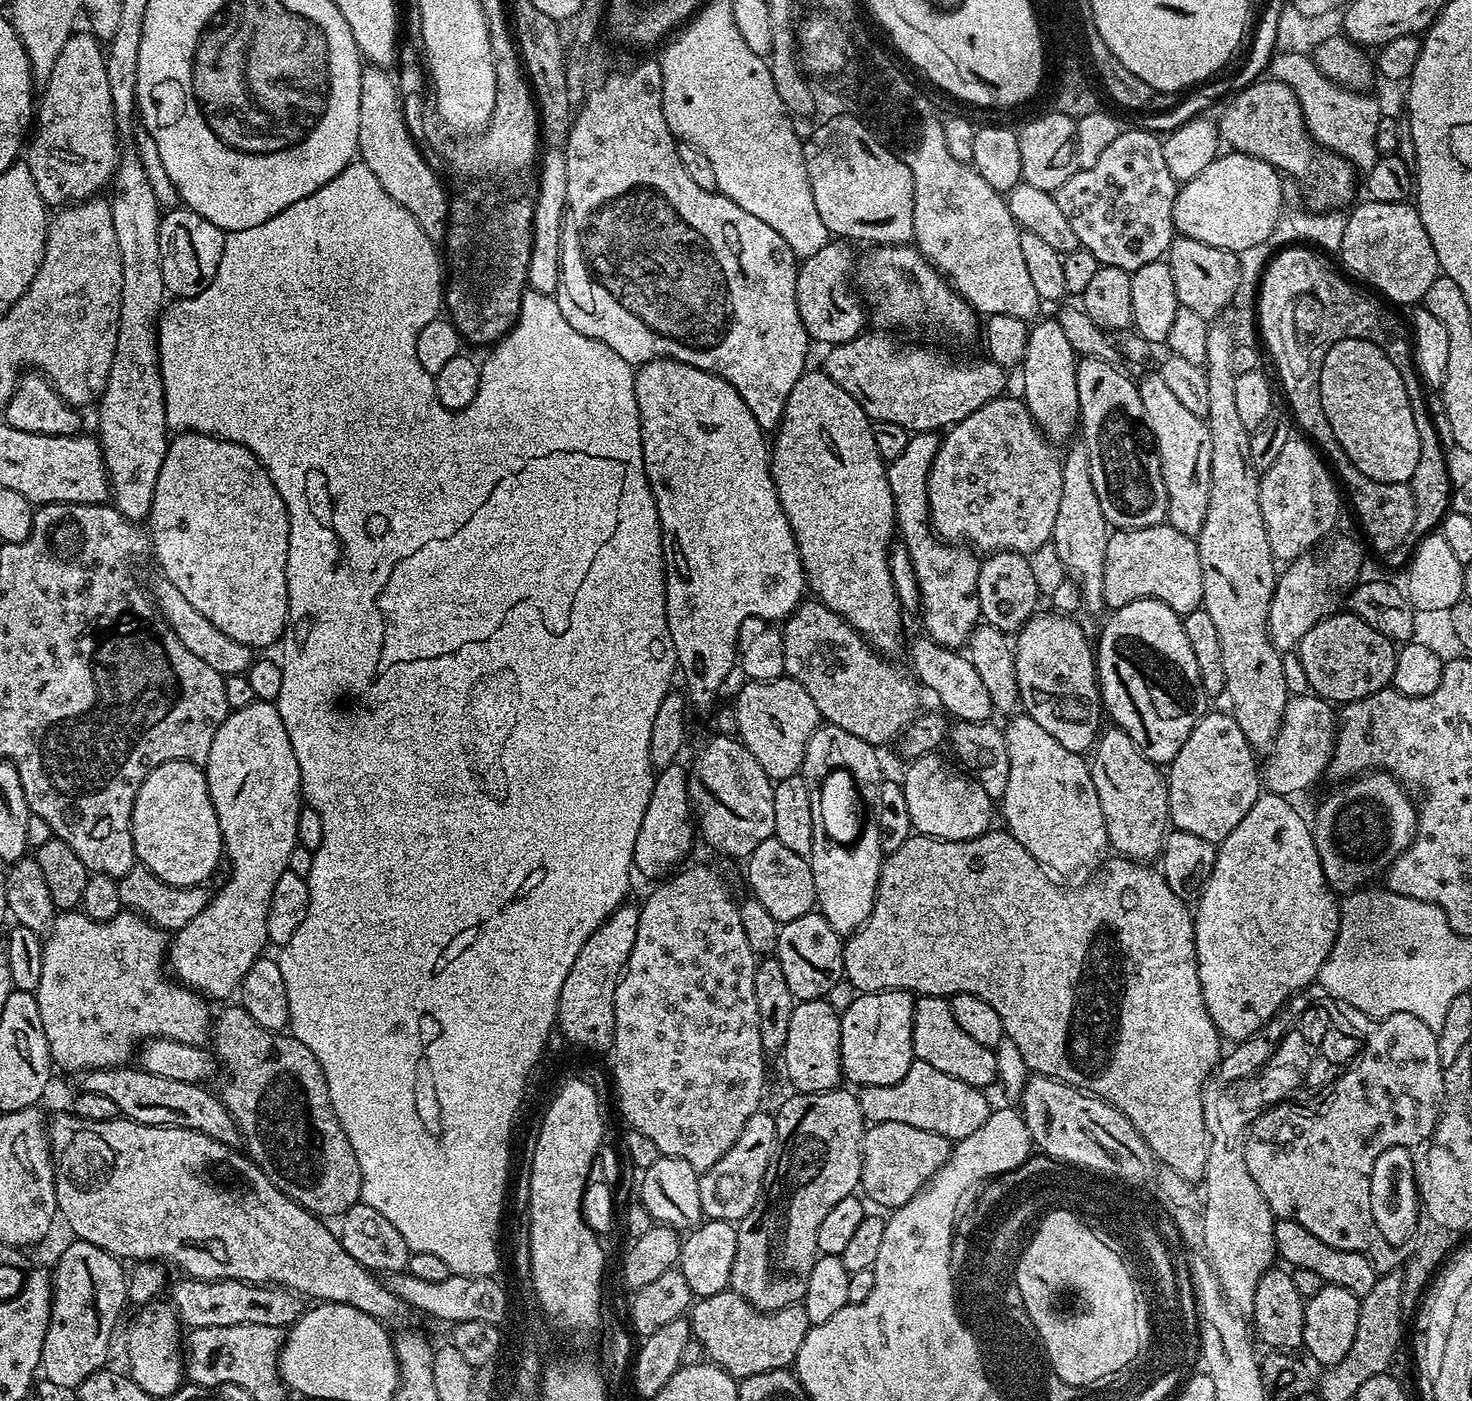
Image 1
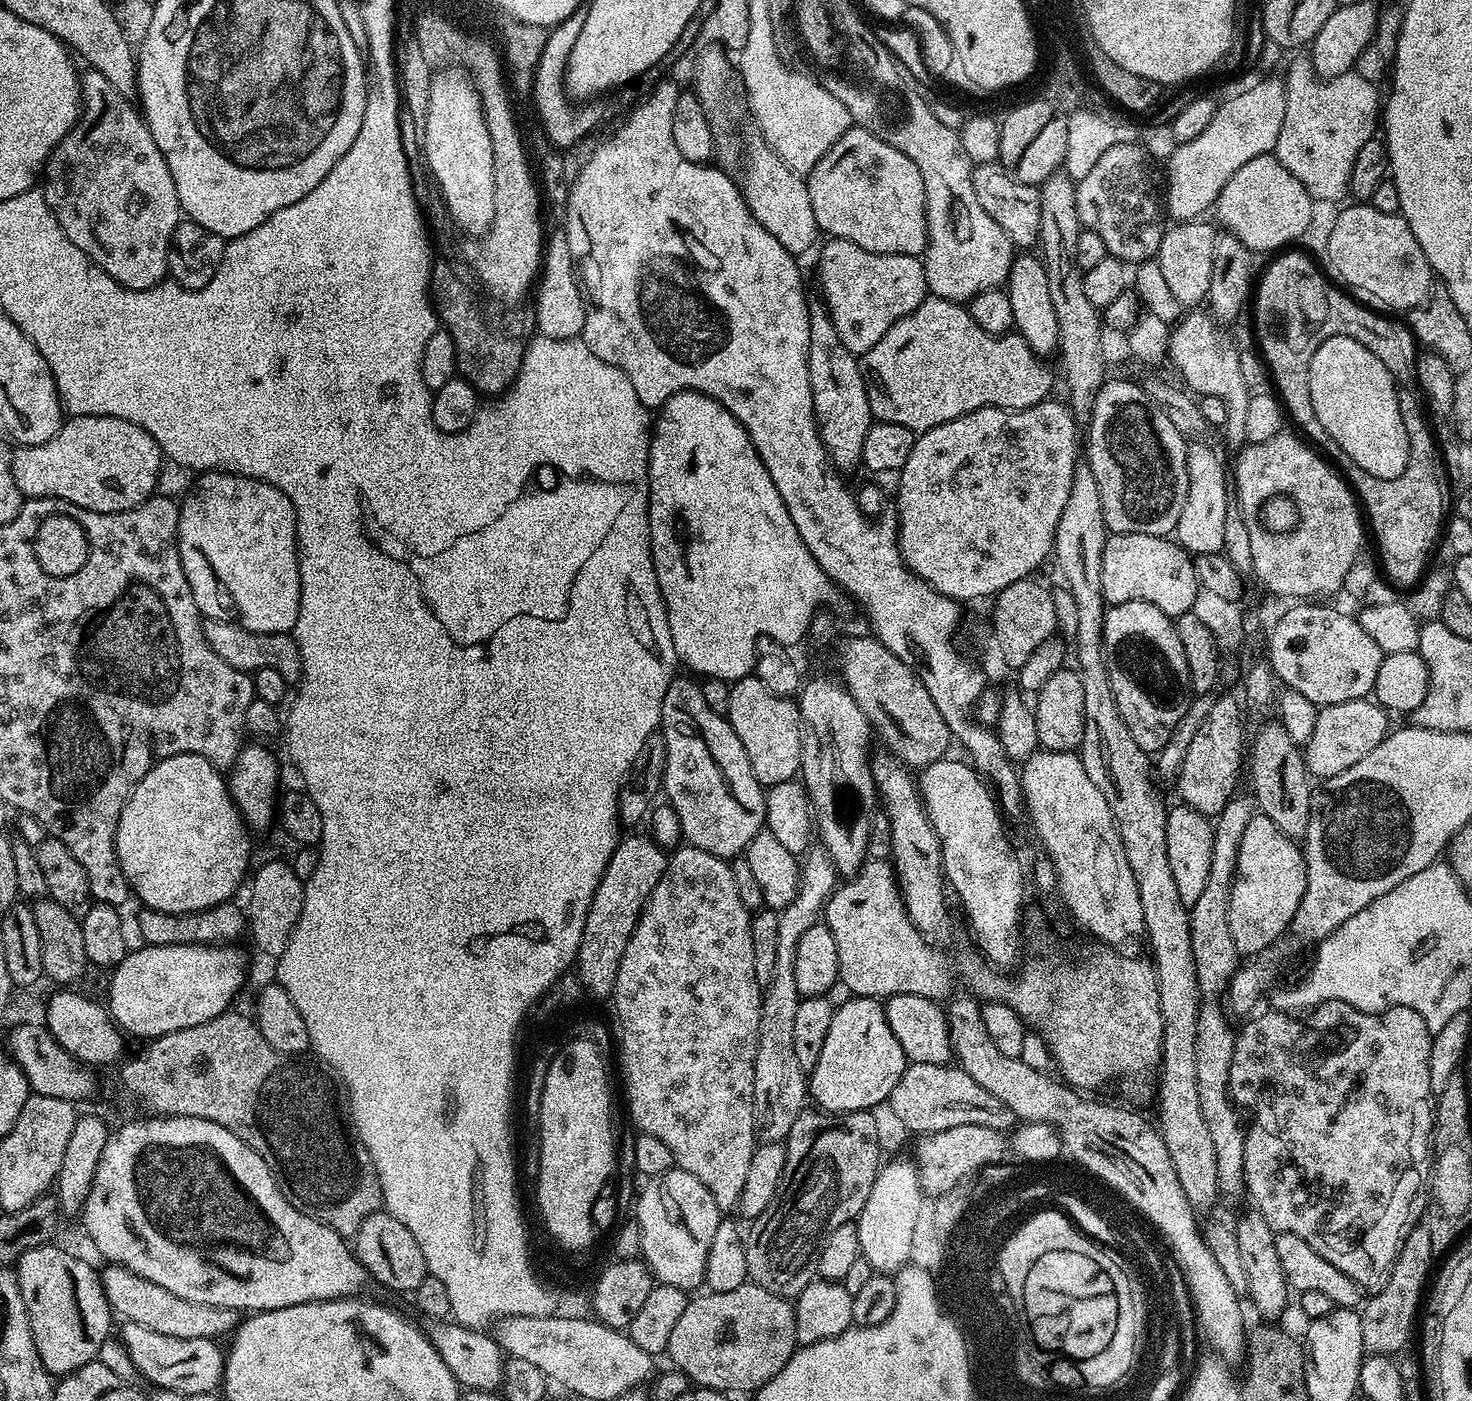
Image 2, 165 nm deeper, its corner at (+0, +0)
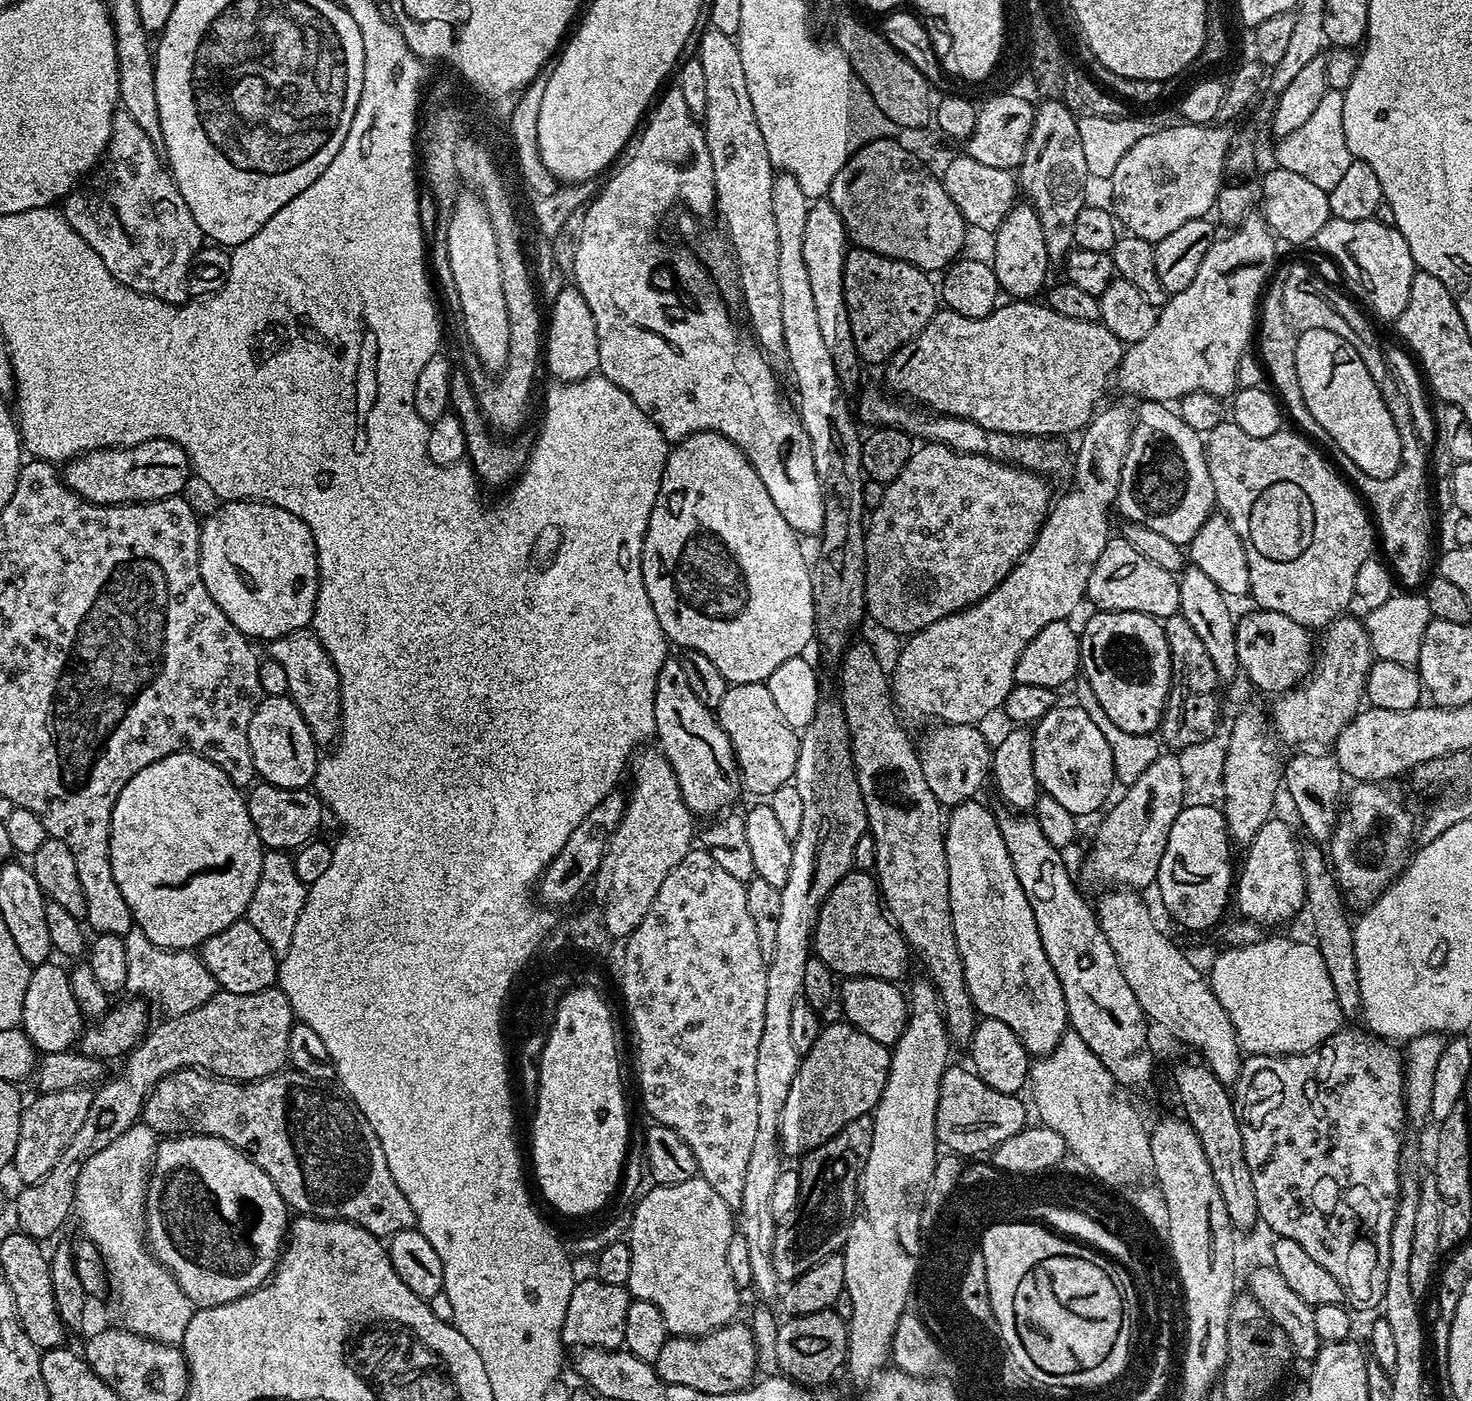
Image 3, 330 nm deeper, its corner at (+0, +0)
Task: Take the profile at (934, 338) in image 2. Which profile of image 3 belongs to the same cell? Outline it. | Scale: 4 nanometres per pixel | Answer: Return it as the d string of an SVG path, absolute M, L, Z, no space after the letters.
M1012 298L1007 302L1009 304L1001 303L997 306L986 318L978 318L977 320L966 318L957 312L938 310L930 318L928 325L914 339L903 344L886 361L886 367L883 369L883 371L885 370L885 382L893 388L889 388L893 393L899 394L901 397L909 396L909 398L904 398L917 405L937 414L966 418L991 432L1005 432L1011 436L1042 436L1045 438L1064 438L1067 432L1077 431L1076 433L1079 433L1091 424L1092 417L1096 415L1098 405L1101 403L1099 400L1104 396L1104 387L1113 383L1116 370L1120 367L1120 360L1124 357L1125 345L1121 344L1118 338L1114 338L1114 334L1110 334L1110 330L1106 330L1106 326L1102 323L1082 322L1078 318L1066 318L1066 314L1058 314L1053 308L1048 307L1047 303L1033 302L1028 298Z

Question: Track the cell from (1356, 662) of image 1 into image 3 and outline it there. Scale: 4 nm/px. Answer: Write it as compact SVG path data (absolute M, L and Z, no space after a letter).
M1255 611L1249 616L1241 615L1236 621L1238 662L1243 675L1248 675L1249 682L1264 692L1289 692L1312 670L1314 640L1308 637L1311 636L1309 629L1294 622L1294 618L1286 618L1286 614Z

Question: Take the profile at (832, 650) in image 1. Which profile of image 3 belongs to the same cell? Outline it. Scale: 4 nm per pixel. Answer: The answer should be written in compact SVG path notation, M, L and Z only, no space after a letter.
M941 723L925 738L924 745L919 745L922 775L941 806L955 806L973 799L977 795L976 791L983 786L984 779L985 782L989 779L993 745L988 744L980 730L979 727L966 724Z

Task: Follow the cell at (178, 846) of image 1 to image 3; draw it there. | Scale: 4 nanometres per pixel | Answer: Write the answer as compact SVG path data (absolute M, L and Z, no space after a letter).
M175 752L158 762L150 762L126 786L122 786L122 794L118 794L118 802L112 807L112 833L110 834L110 870L114 870L114 882L118 882L118 890L122 890L122 898L126 898L126 906L130 906L130 914L134 924L140 927L150 941L158 947L166 949L199 949L214 934L226 930L234 922L245 919L250 898L254 898L254 886L258 886L258 874L262 874L262 858L265 849L258 834L254 830L254 822L250 822L250 810L245 793L230 782L230 778L214 762L196 755L194 752Z

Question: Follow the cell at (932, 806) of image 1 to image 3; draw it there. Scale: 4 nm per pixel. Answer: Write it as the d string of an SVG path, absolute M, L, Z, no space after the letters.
M979 799L965 800L951 809L944 829L946 866L950 886L950 914L954 922L954 938L958 942L958 954L966 974L966 986L972 1006L981 1017L1006 1022L1014 1030L1022 1046L1033 1057L1047 1056L1069 1031L1066 998L1062 994L1062 982L1042 950L1042 938L1038 938L1038 922L1034 922L1034 910L1026 902L1026 894L1014 874L1010 862L1010 850L1002 838L1002 830L996 821L996 813L990 807L979 804Z

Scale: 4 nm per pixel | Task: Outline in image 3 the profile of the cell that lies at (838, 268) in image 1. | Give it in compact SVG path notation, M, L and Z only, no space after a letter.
M855 246L849 247L848 257L844 263L844 293L846 294L846 306L848 307L848 313L850 314L850 330L854 334L854 346L858 350L861 361L865 365L868 364L880 364L883 365L889 360L894 353L896 353L903 344L910 342L912 339L928 325L930 318L938 311L938 288L934 283L932 285L933 277L929 273L923 272L921 268L915 268L912 264L907 264L901 260L895 260L889 256L883 256L877 252L871 252L865 248L857 248Z

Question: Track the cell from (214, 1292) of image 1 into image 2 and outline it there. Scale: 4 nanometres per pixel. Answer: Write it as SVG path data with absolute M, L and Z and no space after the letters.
M105 1265L101 1269L101 1280L106 1298L113 1311L125 1321L146 1326L155 1333L174 1338L208 1338L227 1337L239 1327L242 1316L235 1308L206 1306L204 1303L188 1302L176 1294L134 1274L120 1265Z

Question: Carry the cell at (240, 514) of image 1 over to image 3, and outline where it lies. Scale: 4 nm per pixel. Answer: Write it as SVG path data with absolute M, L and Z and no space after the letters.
M230 500L219 505L220 509L200 529L200 569L202 582L210 590L210 598L218 602L222 614L238 626L242 635L253 641L271 642L312 623L314 606L320 585L320 563L314 546L314 534L290 510L282 510L263 500Z

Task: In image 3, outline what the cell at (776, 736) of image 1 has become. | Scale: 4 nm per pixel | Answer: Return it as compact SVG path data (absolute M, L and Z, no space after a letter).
M767 683L731 685L714 711L716 721L730 738L745 793L753 792L756 798L767 798L778 790L778 786L792 780L798 762L800 738L797 729L791 728L786 718L782 718Z

